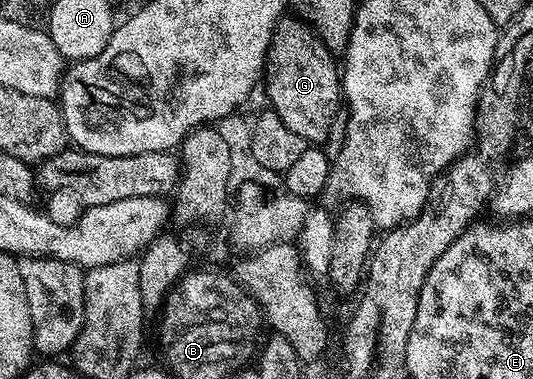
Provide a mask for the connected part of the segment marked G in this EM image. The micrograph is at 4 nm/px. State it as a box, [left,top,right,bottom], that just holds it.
[264,16,342,145]

